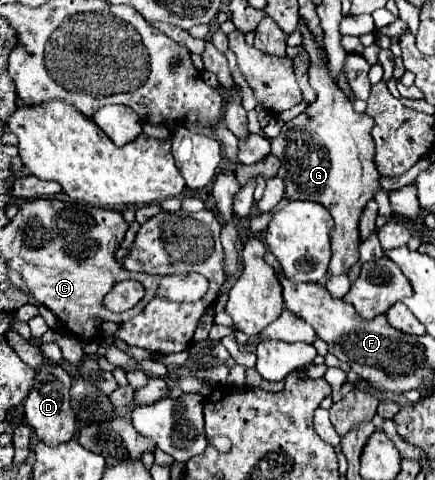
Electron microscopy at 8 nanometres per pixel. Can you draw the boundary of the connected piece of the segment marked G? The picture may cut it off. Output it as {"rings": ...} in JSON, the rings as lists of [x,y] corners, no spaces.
{"rings":[[[300,22],[304,48],[308,50],[314,66],[310,68],[310,86],[316,90],[318,98],[306,112],[286,122],[276,138],[270,140],[272,154],[282,162],[278,176],[284,178],[286,196],[290,200],[314,200],[320,202],[332,216],[334,228],[330,232],[332,260],[328,276],[346,274],[352,264],[360,260],[358,256],[358,218],[362,206],[380,190],[378,170],[372,160],[374,140],[370,138],[372,118],[368,114],[358,114],[338,86],[330,80],[328,66],[322,64],[322,50],[314,42],[310,30]]]}

